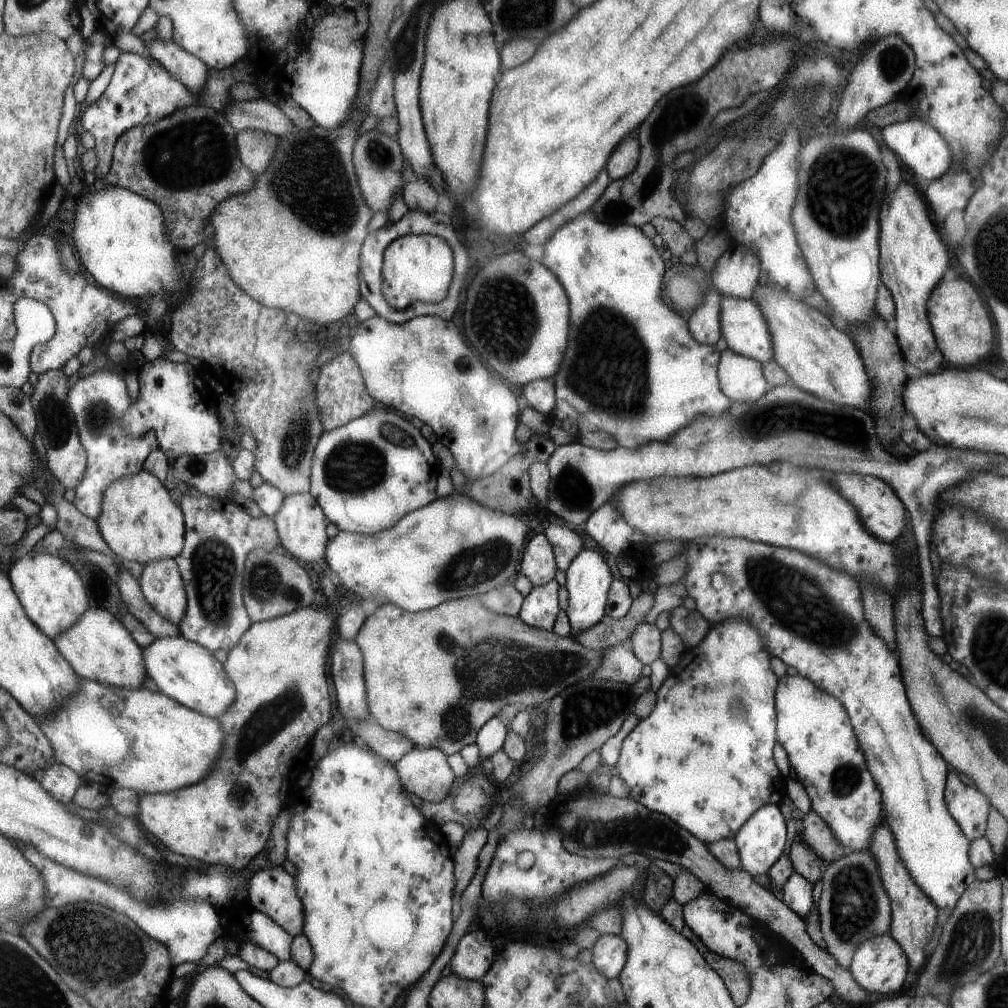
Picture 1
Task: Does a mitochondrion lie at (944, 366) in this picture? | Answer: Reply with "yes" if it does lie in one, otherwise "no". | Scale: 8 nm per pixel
no

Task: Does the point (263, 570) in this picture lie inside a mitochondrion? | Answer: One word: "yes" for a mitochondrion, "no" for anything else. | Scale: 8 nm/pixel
yes

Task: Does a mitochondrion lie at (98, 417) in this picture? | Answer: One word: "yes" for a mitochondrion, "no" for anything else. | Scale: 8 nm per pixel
yes

